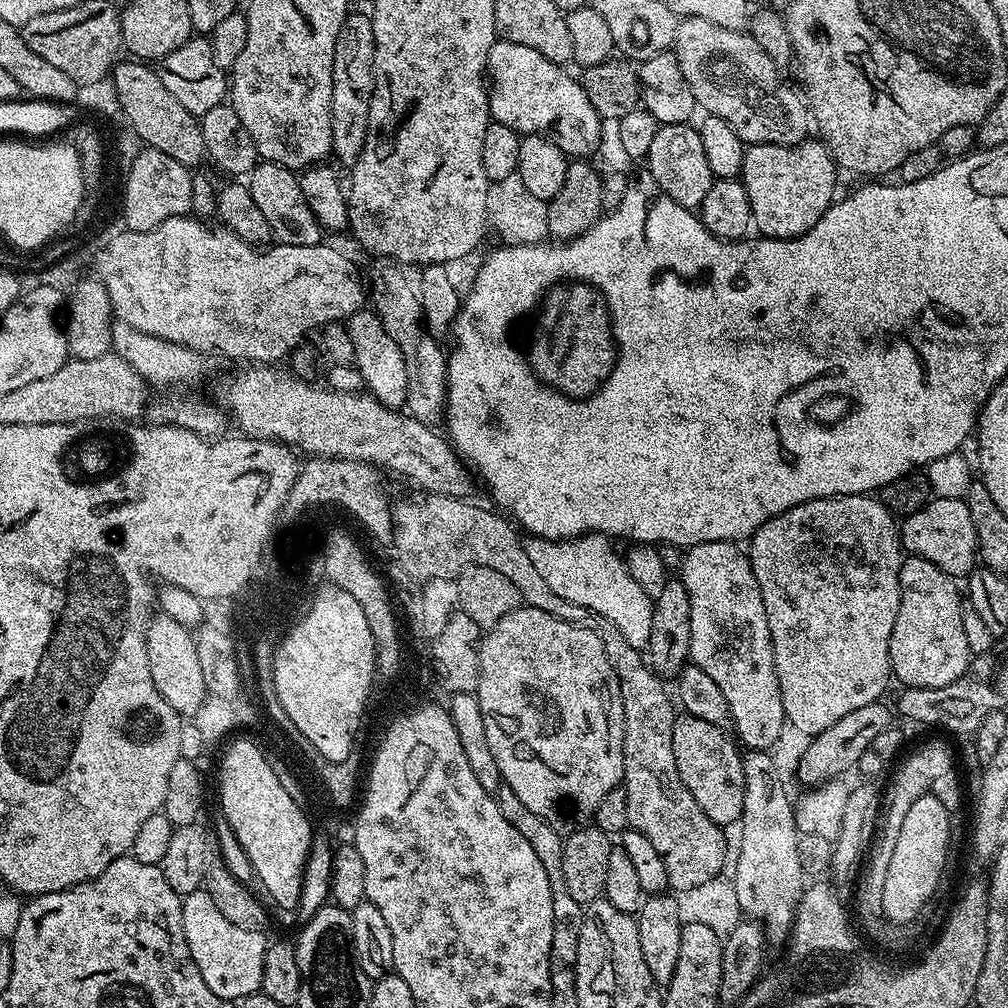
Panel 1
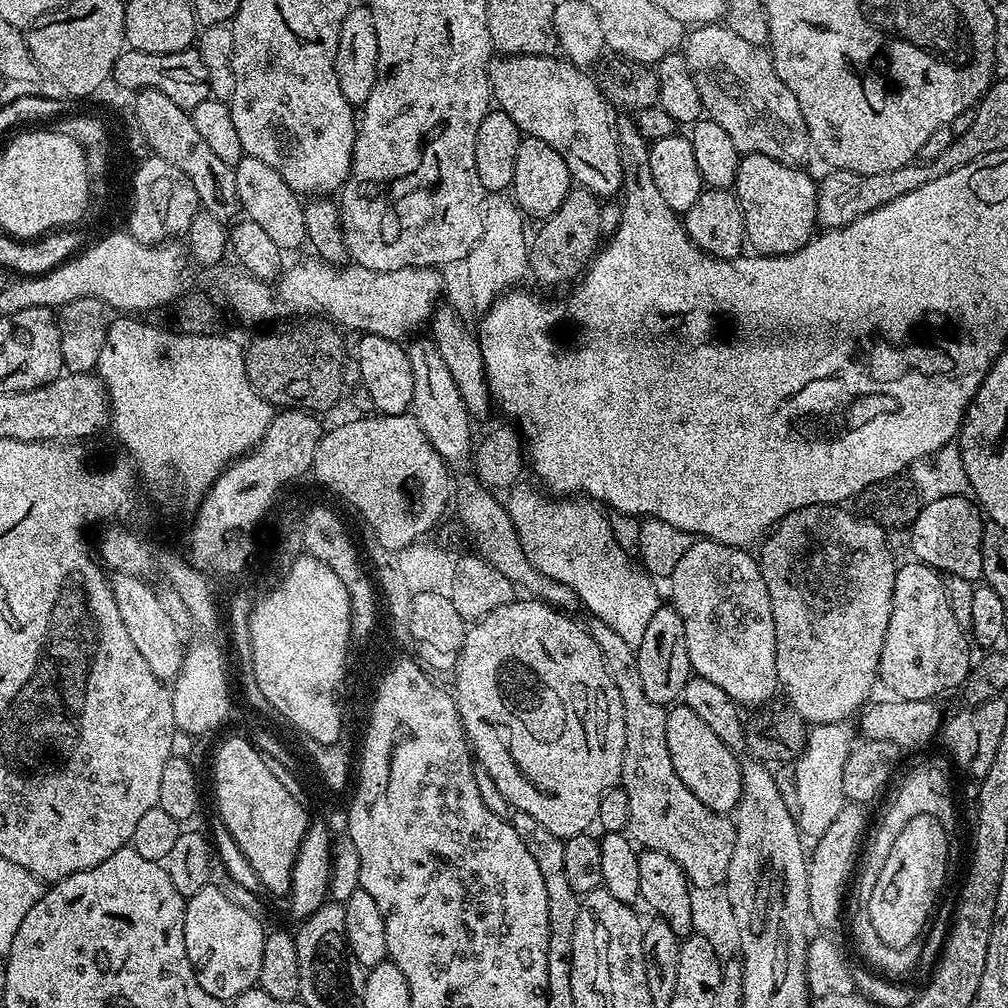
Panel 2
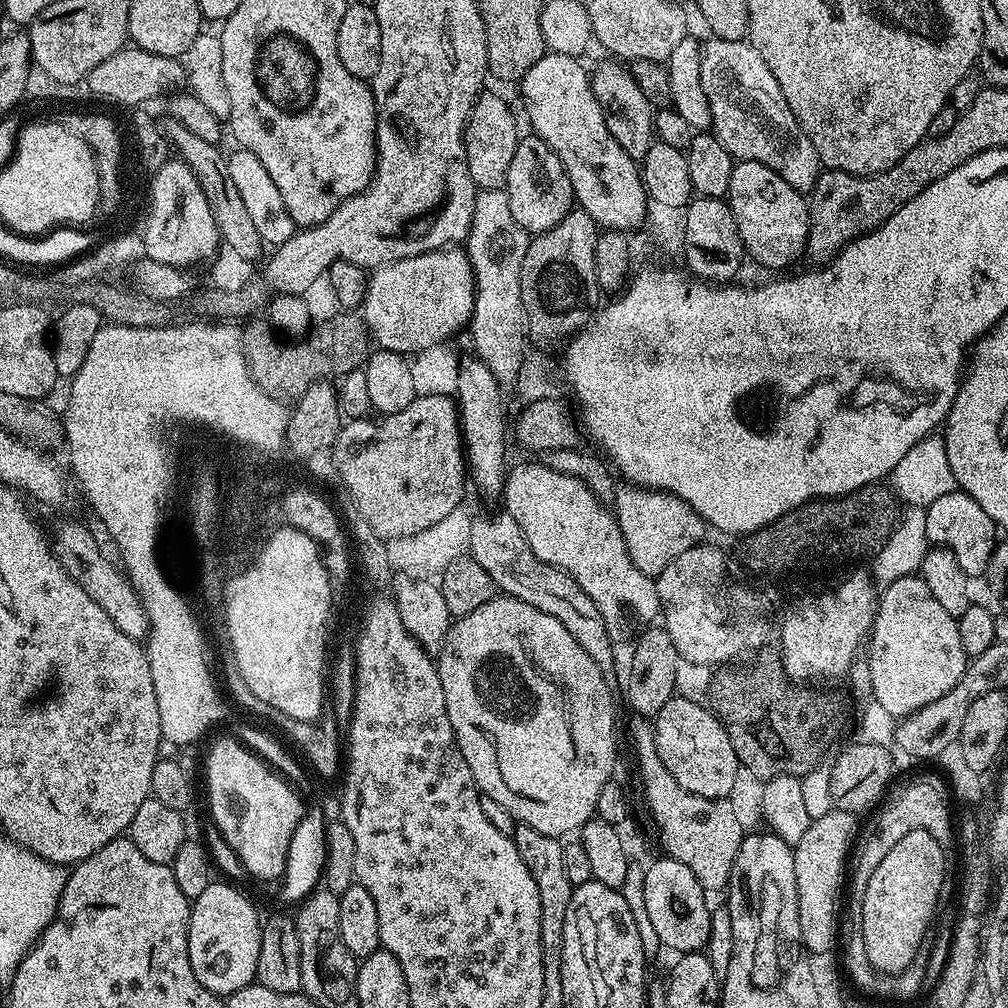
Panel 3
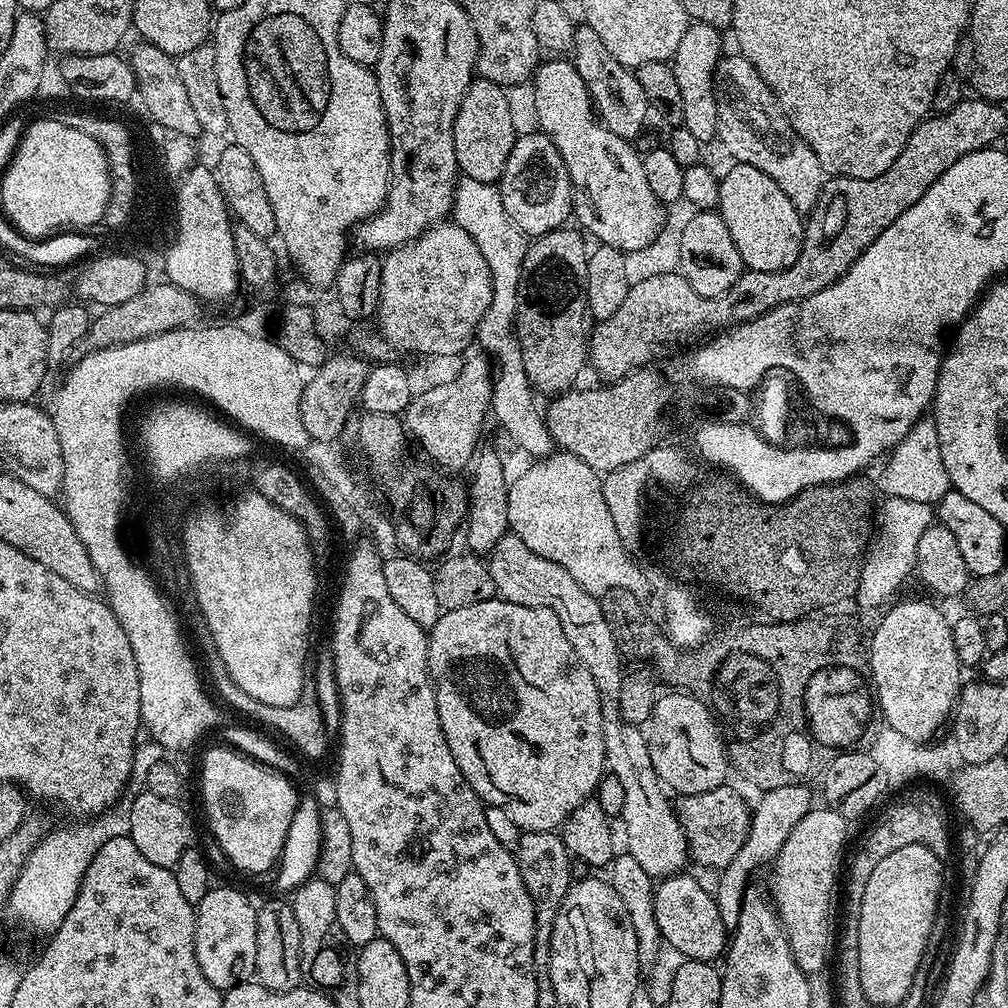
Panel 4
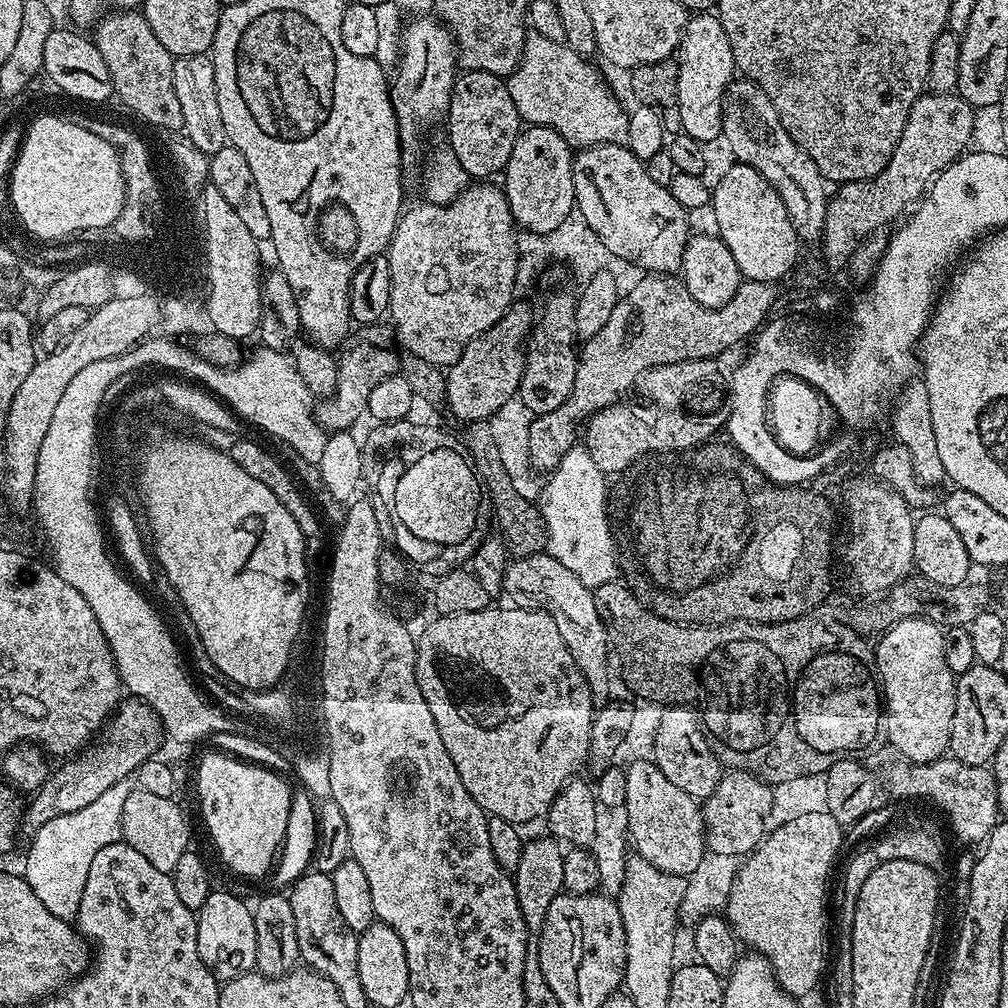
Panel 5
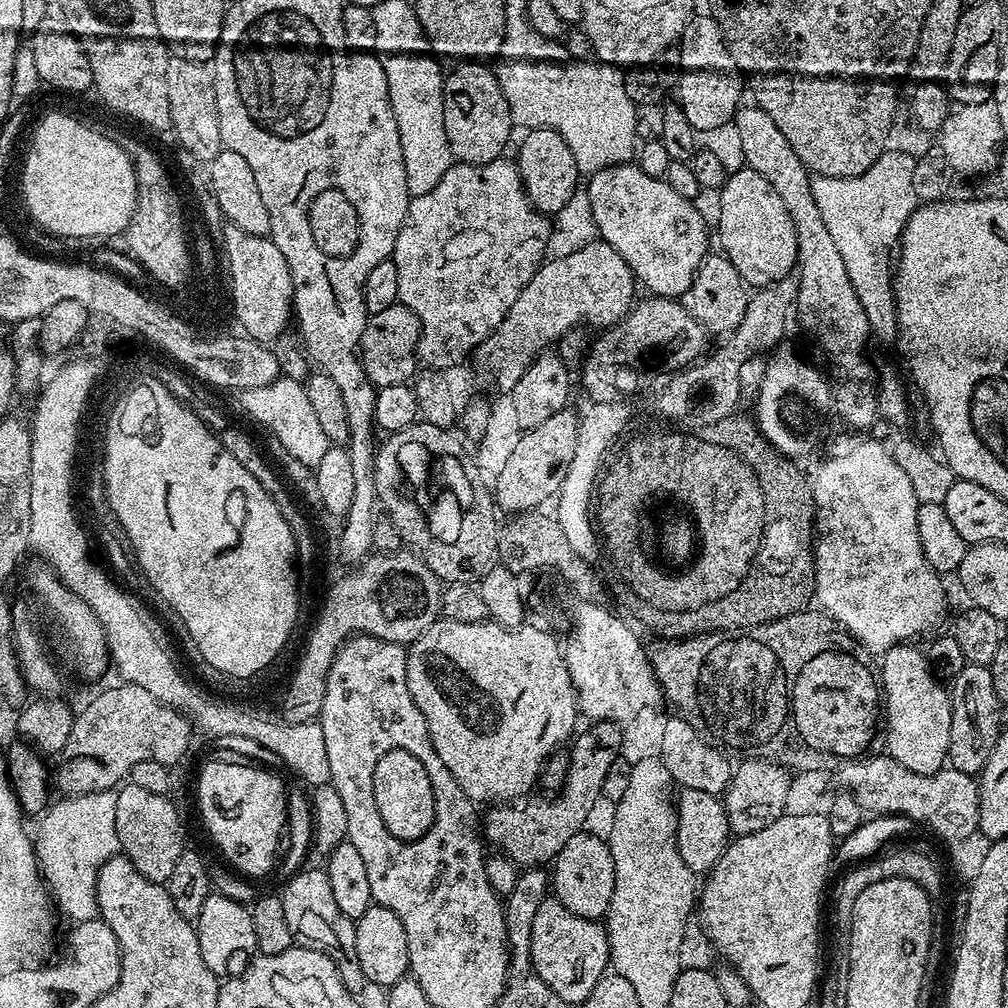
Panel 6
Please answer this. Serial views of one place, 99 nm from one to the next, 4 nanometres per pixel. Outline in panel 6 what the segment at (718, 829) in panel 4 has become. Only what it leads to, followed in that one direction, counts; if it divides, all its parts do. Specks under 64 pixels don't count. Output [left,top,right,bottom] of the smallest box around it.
[722,758,792,837]

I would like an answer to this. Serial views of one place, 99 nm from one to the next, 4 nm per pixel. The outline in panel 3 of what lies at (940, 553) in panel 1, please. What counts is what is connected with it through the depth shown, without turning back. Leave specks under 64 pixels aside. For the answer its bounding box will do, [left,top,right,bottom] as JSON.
[924,490,998,578]

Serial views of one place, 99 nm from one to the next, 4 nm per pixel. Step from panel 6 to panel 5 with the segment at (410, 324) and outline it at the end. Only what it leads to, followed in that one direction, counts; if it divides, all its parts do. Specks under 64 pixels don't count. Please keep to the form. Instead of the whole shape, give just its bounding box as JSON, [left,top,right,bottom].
[315,323,400,432]

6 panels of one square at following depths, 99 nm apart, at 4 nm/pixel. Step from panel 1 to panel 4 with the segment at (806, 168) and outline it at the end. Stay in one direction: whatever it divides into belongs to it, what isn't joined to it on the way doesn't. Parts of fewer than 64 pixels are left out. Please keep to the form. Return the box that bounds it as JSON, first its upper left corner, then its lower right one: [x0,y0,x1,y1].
[718,163,804,272]

